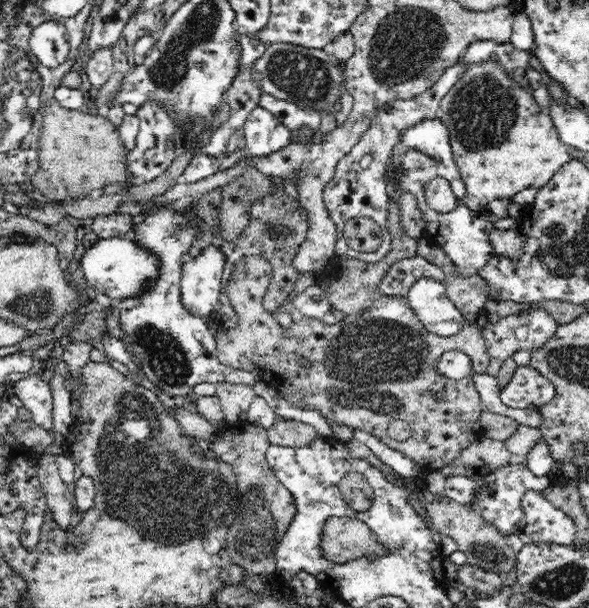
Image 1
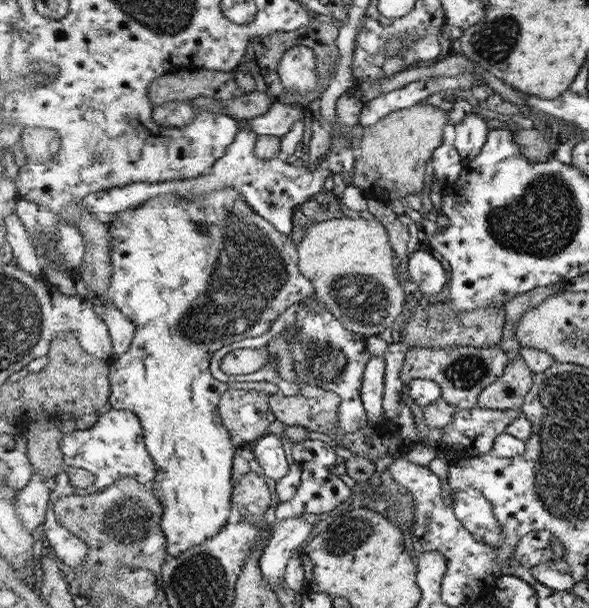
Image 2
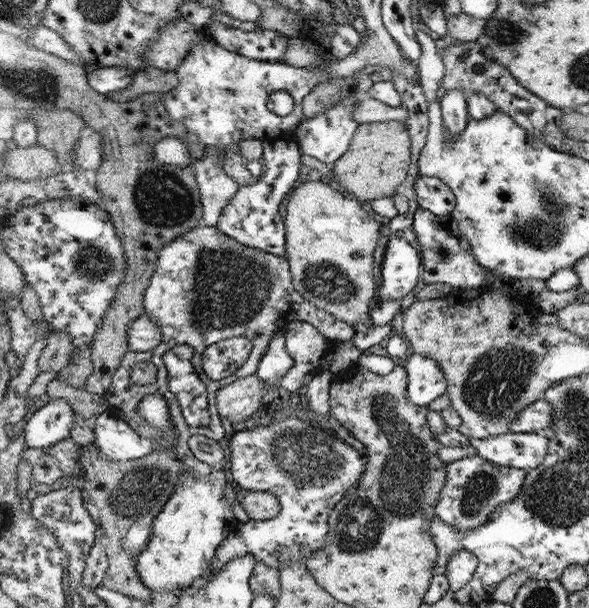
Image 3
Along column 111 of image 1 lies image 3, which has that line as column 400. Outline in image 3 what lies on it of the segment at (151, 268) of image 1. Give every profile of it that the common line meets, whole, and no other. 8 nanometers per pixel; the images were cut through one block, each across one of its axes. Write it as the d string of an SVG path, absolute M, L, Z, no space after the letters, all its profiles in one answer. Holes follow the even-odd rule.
M391 236L381 266L380 302L403 298L420 280L420 252L406 239Z

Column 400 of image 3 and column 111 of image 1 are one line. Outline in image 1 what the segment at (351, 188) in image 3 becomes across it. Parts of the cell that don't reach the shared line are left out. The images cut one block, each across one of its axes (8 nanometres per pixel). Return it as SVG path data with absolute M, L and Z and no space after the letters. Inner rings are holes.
M52 99L42 107L37 123L40 128L40 144L38 149L38 170L31 176L31 183L56 202L66 199L86 198L92 190L100 190L104 186L114 186L112 182L133 184L129 176L128 164L125 164L125 154L128 152L122 145L116 126L100 114L87 114L83 110L69 110L59 106Z

